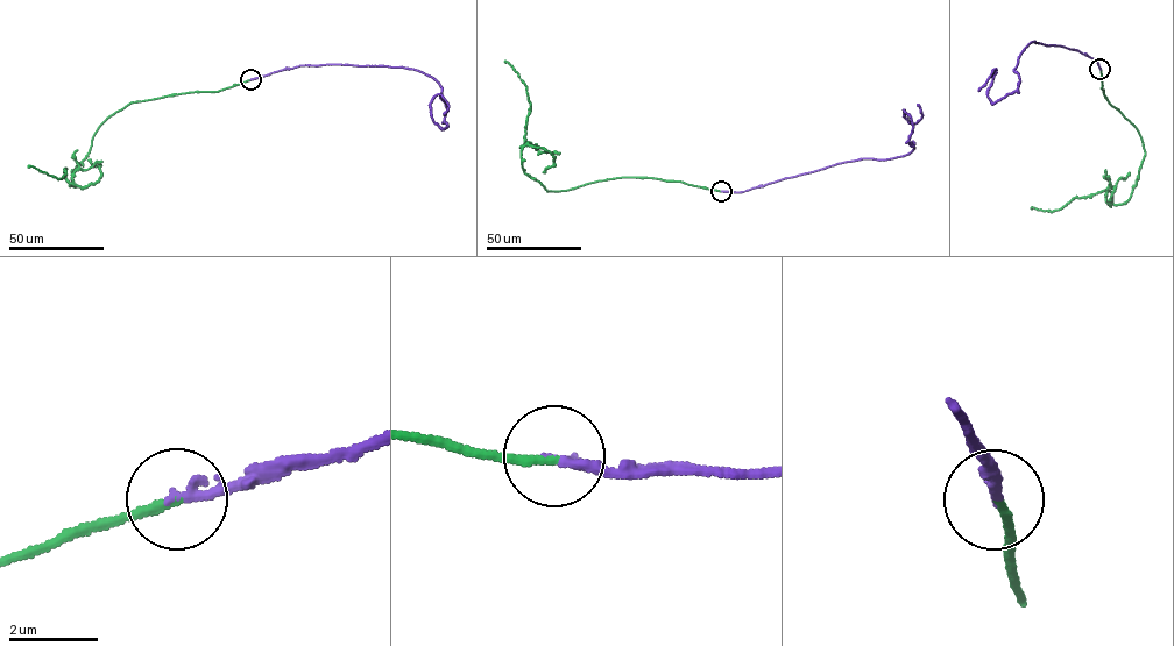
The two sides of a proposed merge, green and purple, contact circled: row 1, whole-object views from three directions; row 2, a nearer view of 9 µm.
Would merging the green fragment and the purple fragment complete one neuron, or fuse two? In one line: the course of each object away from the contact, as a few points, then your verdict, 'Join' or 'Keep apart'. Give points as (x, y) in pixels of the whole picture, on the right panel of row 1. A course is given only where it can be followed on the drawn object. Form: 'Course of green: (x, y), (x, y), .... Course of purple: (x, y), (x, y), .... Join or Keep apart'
Course of green: (1100, 69), (1103, 93), (1137, 129), (1145, 151), (1130, 198), (1115, 205), (1103, 191), (1051, 212), (1031, 207). Course of purple: (1100, 69), (1080, 51), (1033, 41), (1018, 59), (1018, 89), (992, 103), (988, 91), (996, 69), (978, 91). Join

